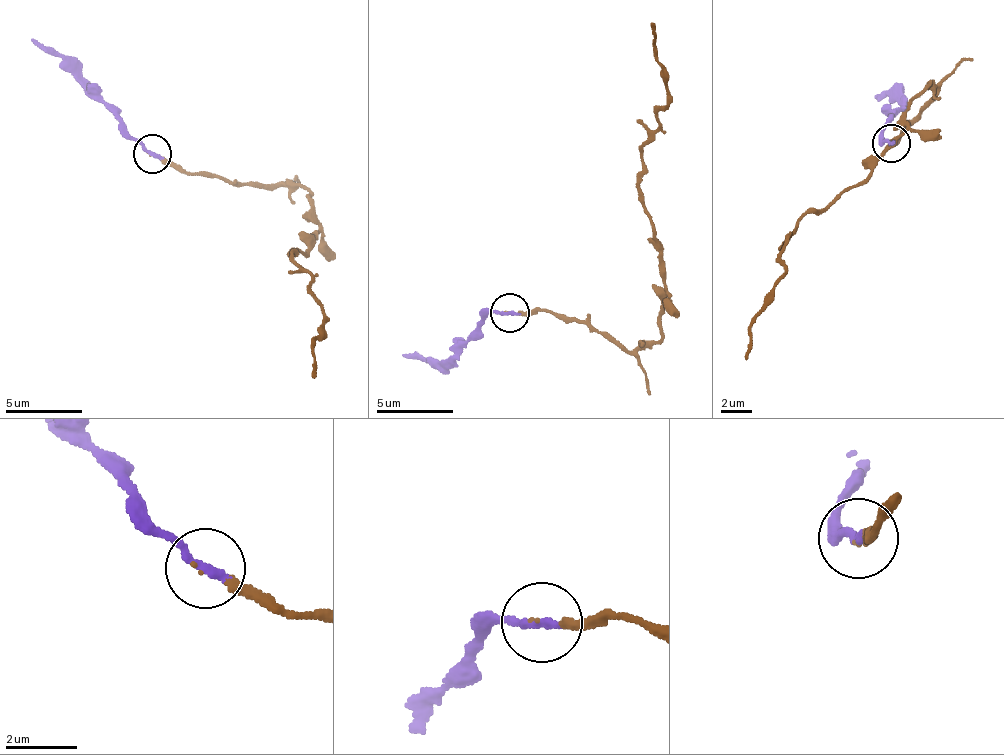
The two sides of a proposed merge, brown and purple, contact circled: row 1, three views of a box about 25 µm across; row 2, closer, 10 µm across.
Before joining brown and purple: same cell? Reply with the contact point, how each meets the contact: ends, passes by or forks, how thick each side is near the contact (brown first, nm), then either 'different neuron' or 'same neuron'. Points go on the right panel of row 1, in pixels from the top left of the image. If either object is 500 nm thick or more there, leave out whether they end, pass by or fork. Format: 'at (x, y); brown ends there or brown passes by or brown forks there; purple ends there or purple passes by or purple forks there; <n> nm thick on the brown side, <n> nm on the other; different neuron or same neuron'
at (891, 143); brown ends there; purple ends there; 110 nm thick on the brown side, 260 nm on the other; same neuron

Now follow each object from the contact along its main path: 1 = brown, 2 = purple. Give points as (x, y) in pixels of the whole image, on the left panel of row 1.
1: (149, 155), (192, 175), (310, 191), (319, 237), (295, 255), (324, 321), (313, 379)
2: (153, 155), (125, 130), (99, 93), (77, 80), (32, 40)

